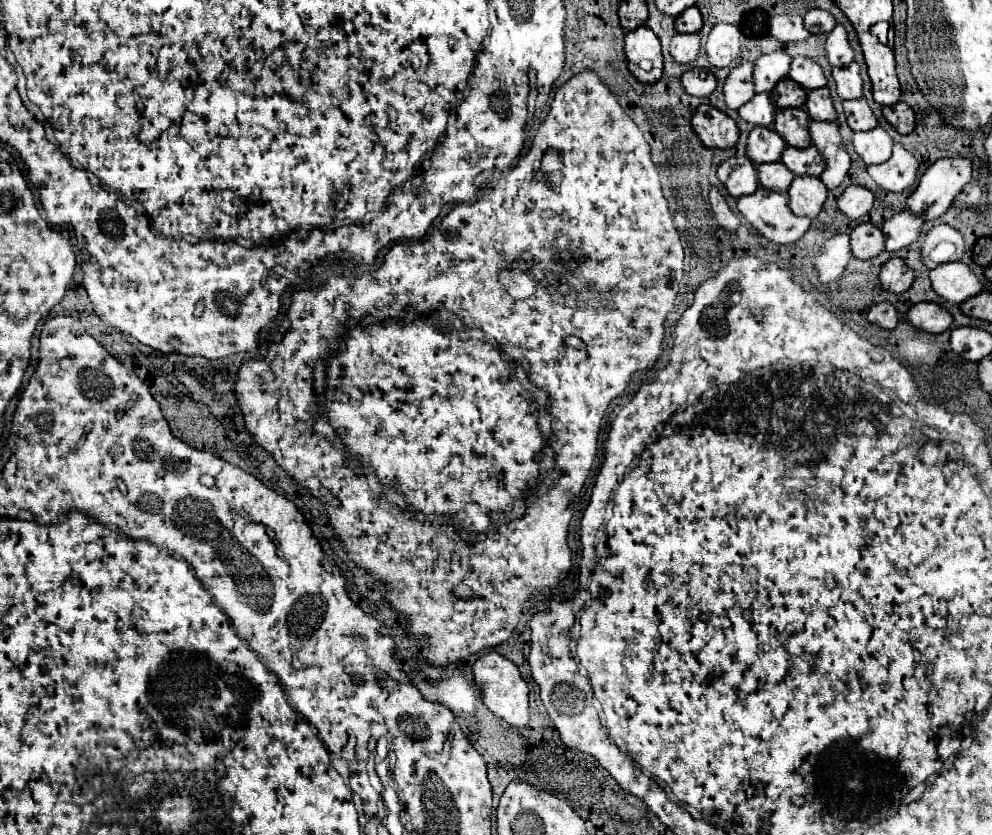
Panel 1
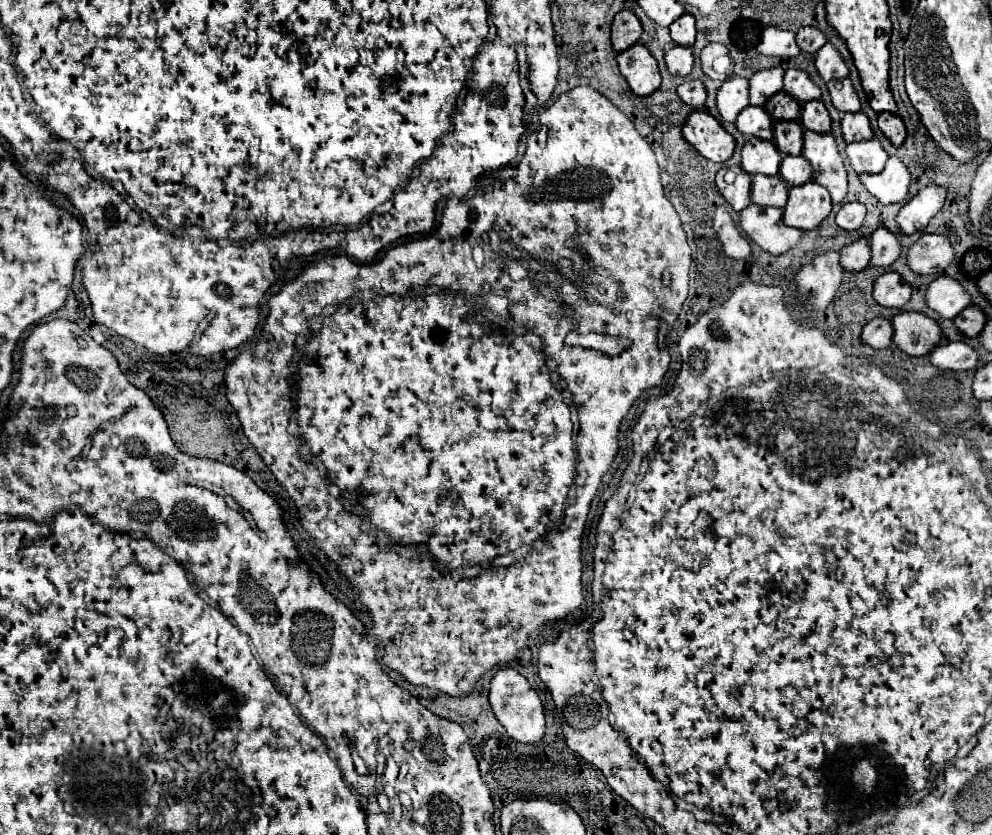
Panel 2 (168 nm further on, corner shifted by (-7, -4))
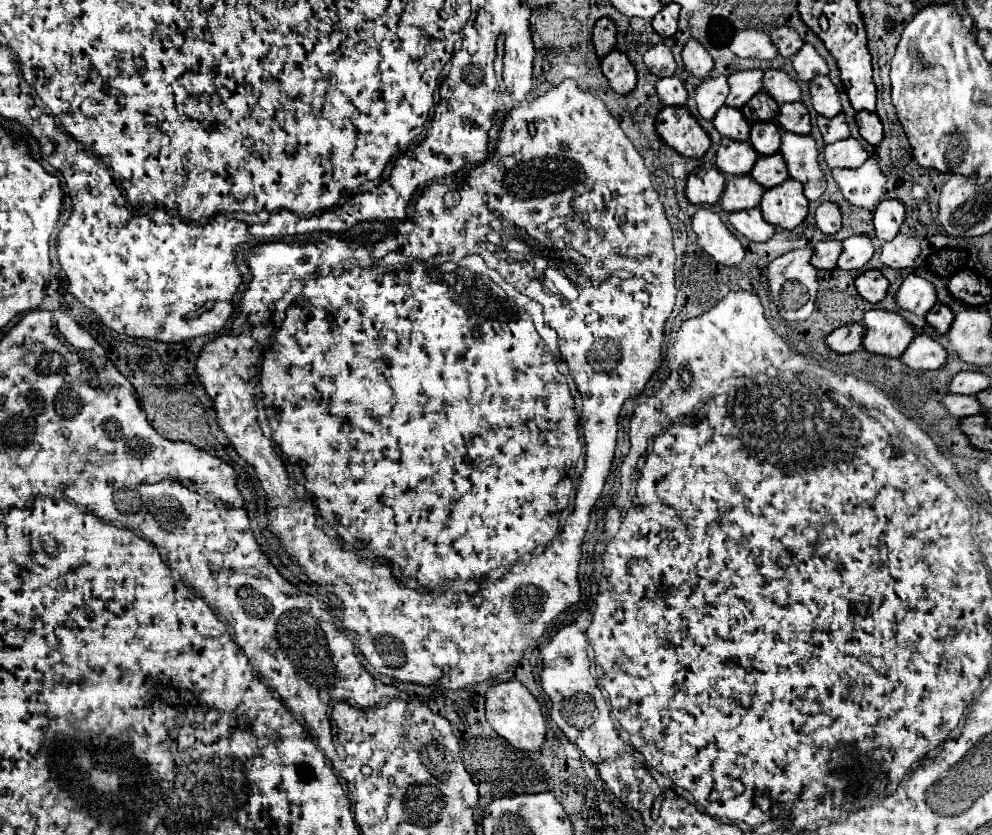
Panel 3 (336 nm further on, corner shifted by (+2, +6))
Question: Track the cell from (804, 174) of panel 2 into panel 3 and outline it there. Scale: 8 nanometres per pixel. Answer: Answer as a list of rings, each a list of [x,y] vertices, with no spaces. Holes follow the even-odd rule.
[[[773,154],[773,156],[761,156],[757,158],[751,174],[749,174],[759,186],[763,186],[765,190],[785,182],[785,178],[789,178],[789,174],[785,172],[785,162],[781,160],[781,154]]]

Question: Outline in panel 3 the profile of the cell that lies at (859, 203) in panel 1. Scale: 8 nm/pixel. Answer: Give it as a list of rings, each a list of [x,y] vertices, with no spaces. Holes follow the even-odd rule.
[[[833,202],[821,204],[821,206],[815,210],[815,226],[817,226],[823,234],[827,234],[827,236],[835,234],[835,232],[841,228],[841,212],[839,212],[839,208],[837,208]]]

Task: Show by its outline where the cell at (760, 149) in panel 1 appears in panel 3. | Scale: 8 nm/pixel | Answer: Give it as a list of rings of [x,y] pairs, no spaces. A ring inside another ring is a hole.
[[[721,140],[721,146],[717,148],[717,160],[715,166],[723,174],[731,176],[747,176],[749,168],[753,168],[757,160],[757,152],[753,152],[753,146],[749,142],[745,144],[733,144],[733,140]]]

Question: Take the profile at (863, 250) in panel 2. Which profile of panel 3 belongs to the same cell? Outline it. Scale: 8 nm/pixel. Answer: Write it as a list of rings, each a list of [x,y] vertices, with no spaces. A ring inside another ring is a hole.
[[[835,240],[817,242],[809,262],[817,270],[833,270],[837,264],[837,254],[841,254],[841,242],[835,242]]]

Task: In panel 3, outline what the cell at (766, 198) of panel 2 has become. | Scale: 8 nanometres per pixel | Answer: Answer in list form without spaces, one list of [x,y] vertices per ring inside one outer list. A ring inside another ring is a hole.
[[[727,176],[727,184],[723,188],[719,206],[725,212],[739,212],[739,210],[757,208],[763,192],[765,190],[757,188],[757,184],[753,184],[753,180],[749,180],[749,176],[745,176],[741,180],[733,180],[733,176]]]

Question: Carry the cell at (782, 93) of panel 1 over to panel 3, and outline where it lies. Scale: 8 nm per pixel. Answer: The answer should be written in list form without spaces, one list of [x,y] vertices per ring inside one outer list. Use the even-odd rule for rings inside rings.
[[[759,92],[757,96],[753,96],[753,100],[749,100],[741,112],[749,122],[773,122],[777,118],[777,104],[773,104],[773,100],[769,100],[769,96],[765,96],[763,92]]]

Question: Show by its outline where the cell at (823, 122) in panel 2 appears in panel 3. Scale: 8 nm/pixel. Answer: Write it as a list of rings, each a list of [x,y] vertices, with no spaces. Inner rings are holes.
[[[793,102],[793,104],[783,104],[779,108],[779,116],[777,116],[779,128],[793,132],[793,134],[809,134],[811,124],[809,124],[809,112],[801,102]]]

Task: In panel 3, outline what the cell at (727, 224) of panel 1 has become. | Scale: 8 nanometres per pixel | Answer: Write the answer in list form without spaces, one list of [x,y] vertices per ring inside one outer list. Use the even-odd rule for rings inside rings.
[[[699,208],[693,216],[691,228],[697,234],[697,246],[717,264],[723,266],[741,264],[745,256],[741,242],[733,236],[733,232],[721,222],[721,218],[713,210]]]

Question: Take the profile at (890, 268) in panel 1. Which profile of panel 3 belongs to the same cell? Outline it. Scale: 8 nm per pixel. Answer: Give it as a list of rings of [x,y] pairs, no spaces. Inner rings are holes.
[[[869,270],[855,278],[855,288],[857,288],[859,296],[871,304],[877,304],[885,298],[887,286],[889,286],[889,282],[885,280],[885,276],[879,270]]]

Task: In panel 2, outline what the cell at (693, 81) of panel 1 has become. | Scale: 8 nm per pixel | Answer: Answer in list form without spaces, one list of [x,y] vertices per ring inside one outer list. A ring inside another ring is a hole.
[[[686,80],[678,86],[678,96],[682,98],[682,102],[700,108],[706,102],[708,92],[706,92],[702,80]]]

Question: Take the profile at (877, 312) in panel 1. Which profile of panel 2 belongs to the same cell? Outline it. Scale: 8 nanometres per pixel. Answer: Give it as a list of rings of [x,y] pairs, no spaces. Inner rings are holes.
[[[882,316],[870,320],[862,330],[862,340],[872,348],[890,346],[892,344],[892,336],[894,336],[892,322],[888,318],[882,318]]]

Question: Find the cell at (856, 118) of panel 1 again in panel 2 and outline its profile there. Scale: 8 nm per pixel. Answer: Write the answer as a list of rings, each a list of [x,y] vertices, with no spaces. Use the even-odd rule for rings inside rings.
[[[862,110],[844,114],[844,118],[842,118],[842,134],[844,134],[846,142],[860,142],[860,140],[874,138],[874,130],[870,126],[870,120]]]

